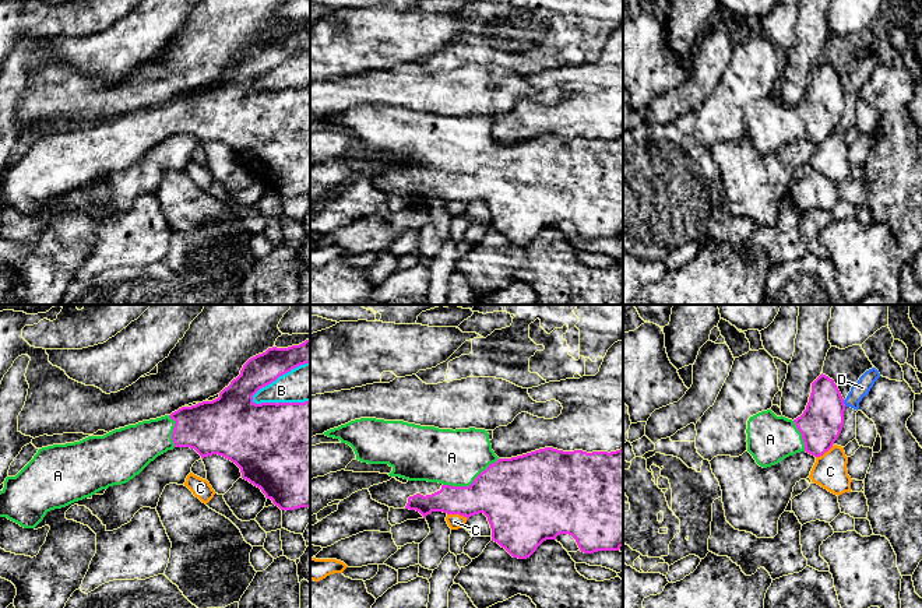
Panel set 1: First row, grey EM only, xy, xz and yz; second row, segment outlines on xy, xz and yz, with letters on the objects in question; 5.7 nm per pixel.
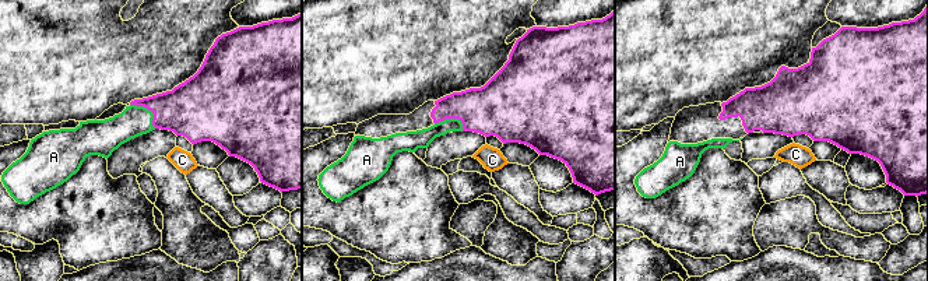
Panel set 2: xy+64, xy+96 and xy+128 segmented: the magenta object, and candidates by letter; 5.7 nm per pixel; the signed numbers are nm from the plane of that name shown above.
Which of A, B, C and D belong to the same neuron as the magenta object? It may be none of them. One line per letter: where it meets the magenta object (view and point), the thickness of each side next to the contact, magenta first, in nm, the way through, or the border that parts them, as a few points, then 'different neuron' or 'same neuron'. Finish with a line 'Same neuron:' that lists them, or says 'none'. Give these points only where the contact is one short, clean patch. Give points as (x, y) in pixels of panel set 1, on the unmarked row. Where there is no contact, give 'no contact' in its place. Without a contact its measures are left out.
A: contact xz (472, 169); calibres 420 and 320 nm; way xz (514, 181), (472, 169), (451, 144); same neuron
B: contact xy (278, 63); calibres 200 and 220 nm; different neuron
C: contact xz (457, 200); calibres 280 and 90 nm; different neuron
D: contact yz (843, 90); calibres 240 and 90 nm; different neuron
Same neuron: A

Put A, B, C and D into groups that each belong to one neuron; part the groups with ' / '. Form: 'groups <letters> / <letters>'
groups A / B / C / D

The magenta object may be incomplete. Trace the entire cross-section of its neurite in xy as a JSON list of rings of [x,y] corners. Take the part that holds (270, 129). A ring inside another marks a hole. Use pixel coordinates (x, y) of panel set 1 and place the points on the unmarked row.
[[[310,25],[288,35],[272,34],[250,45],[240,61],[212,88],[182,94],[170,102],[115,116],[103,123],[88,123],[80,129],[39,136],[15,164],[6,165],[4,175],[0,178],[0,204],[7,204],[24,215],[35,215],[47,198],[66,194],[109,173],[129,169],[158,143],[175,134],[194,136],[201,145],[218,141],[230,147],[240,155],[242,165],[260,175],[281,197],[310,196],[310,88],[278,91],[253,88],[253,82],[260,75],[305,50],[310,50]]]

